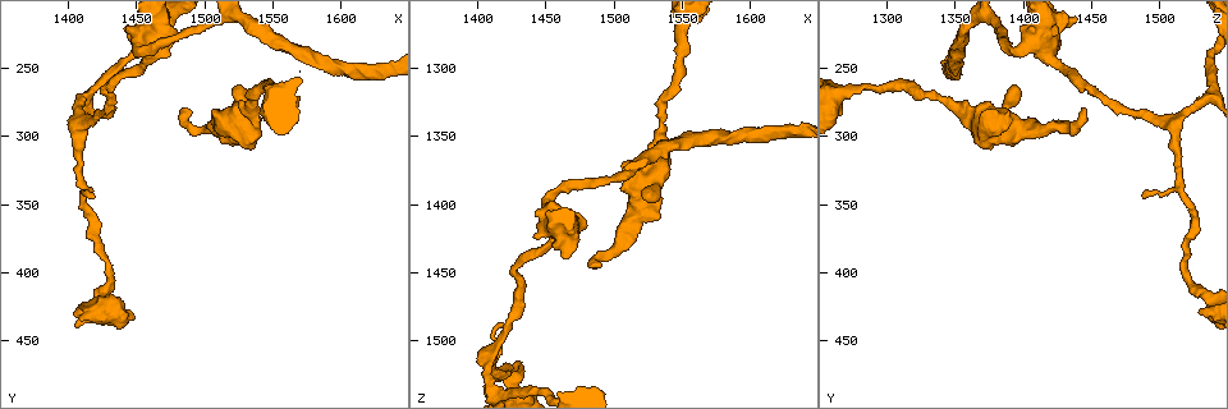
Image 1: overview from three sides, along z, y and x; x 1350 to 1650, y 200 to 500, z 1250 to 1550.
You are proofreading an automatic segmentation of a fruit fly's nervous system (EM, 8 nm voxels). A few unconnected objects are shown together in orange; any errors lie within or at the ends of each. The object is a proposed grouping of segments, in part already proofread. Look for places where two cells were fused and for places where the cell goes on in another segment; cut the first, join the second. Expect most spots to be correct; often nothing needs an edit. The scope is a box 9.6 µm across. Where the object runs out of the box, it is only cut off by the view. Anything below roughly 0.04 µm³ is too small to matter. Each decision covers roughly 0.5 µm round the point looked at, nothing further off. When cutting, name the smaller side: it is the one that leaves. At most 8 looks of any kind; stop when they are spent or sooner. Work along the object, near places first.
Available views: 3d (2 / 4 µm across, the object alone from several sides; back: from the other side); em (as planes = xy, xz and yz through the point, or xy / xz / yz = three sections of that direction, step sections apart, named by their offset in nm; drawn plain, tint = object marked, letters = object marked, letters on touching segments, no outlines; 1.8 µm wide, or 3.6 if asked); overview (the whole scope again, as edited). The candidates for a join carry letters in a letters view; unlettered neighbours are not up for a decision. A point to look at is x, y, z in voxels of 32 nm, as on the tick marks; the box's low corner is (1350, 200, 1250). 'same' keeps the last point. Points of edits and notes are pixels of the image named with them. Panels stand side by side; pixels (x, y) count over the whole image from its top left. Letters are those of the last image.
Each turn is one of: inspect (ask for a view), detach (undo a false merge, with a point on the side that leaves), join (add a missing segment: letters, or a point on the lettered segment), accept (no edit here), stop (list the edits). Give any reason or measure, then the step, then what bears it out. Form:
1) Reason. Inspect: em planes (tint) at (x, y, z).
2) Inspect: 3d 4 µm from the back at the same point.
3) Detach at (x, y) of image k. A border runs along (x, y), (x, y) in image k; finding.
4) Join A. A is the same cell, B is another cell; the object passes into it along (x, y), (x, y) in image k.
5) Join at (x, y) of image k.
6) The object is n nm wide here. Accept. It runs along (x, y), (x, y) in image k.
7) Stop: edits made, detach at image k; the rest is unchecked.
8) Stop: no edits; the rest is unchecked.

Stops while still wide. Inspect: 3d 4 µm at (1524, 264, 1398).

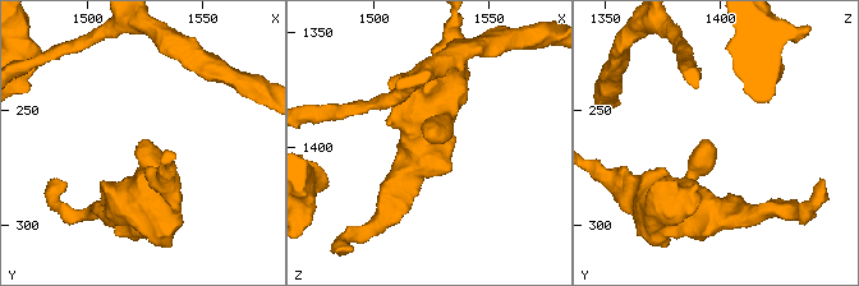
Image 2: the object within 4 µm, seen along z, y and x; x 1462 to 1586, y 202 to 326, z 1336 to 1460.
Inspect: em yz step 4 (letters) at (1523, 265, 1396).

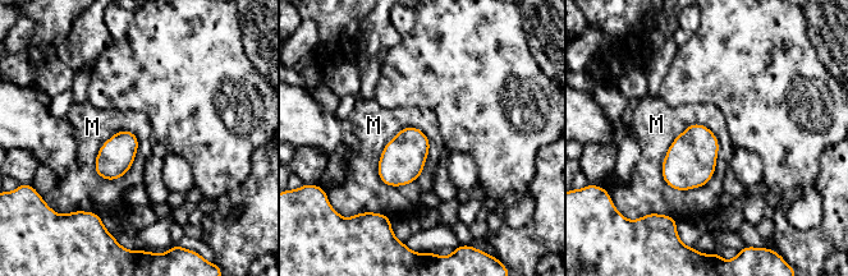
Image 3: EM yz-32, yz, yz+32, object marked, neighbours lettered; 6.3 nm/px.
The object is 220 nm wide here. Accept. M is another cell; a border runs along (700, 123), (663, 161), (675, 191) in image 3; no lettered segment goes on from it.

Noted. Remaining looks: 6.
Abrupt turn. Inspect: 3d 4 µm at (1452, 226, 1408).

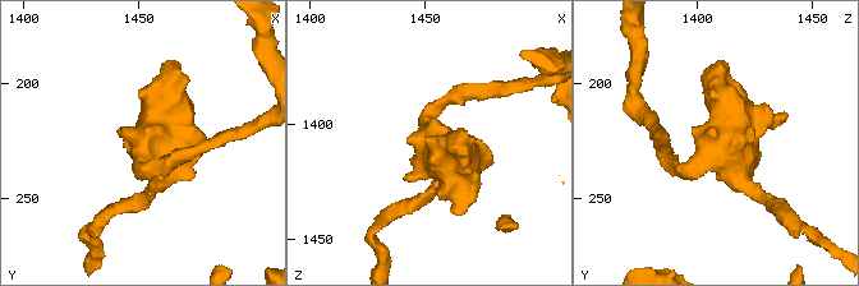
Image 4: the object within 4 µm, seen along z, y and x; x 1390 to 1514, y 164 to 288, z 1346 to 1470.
Now the EM. Inspect: em 3.6 µm planes (letters) at (1453, 228, 1411).

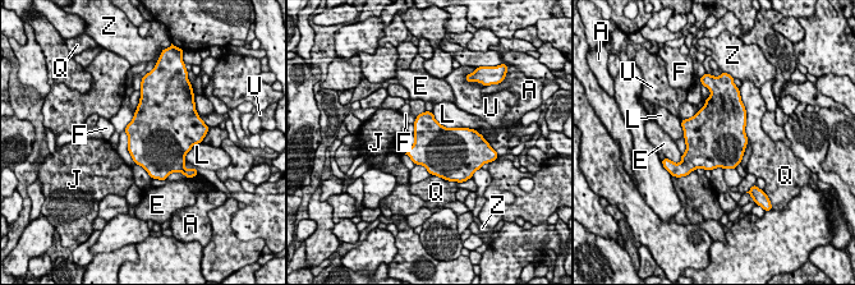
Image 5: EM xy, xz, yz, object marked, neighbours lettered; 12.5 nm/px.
Accept. A, E, F, J, L, Q, U and Z are other cells; a border runs along (432, 111), (445, 127), (472, 129) in image 5; all the same cell.

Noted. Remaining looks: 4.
End of a long branch. Inspect: em 3.6 µm yz step 4 (tint) at (1488, 280, 1444).

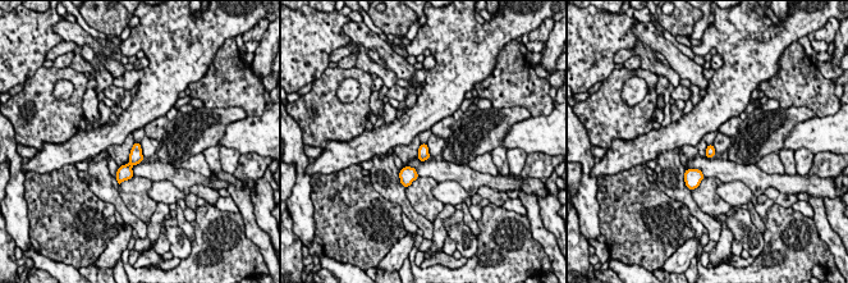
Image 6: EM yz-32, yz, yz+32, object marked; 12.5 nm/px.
Cut it another way. Inspect: em 3.6 µm planes (letters) at the same point.

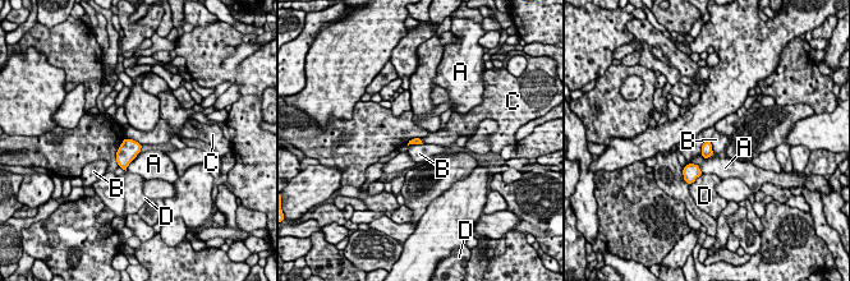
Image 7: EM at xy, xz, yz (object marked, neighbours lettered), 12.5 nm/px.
Accept. A, B, C and D are other cells; no lettered segment goes on from it.

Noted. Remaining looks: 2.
Thick end. Inspect: em planes (tint) at (1412, 428, 1530).

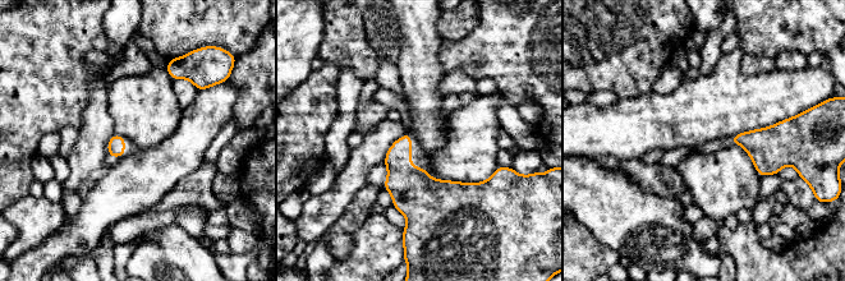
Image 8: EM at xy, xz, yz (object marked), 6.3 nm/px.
What lies round it. Inspect: em planes (letters) at the same point.

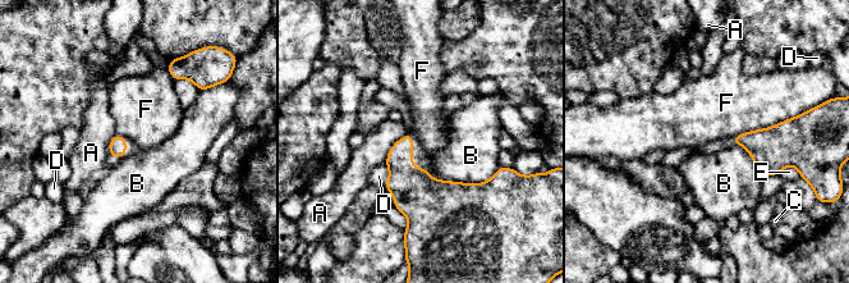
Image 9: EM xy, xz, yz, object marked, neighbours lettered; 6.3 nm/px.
The longest contact is with B, 460 nm. Accept. A, B, C, D, E and F are other cells; no lettered segment goes on from it.

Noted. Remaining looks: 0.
Stop: no edits; the rest is unchecked.

